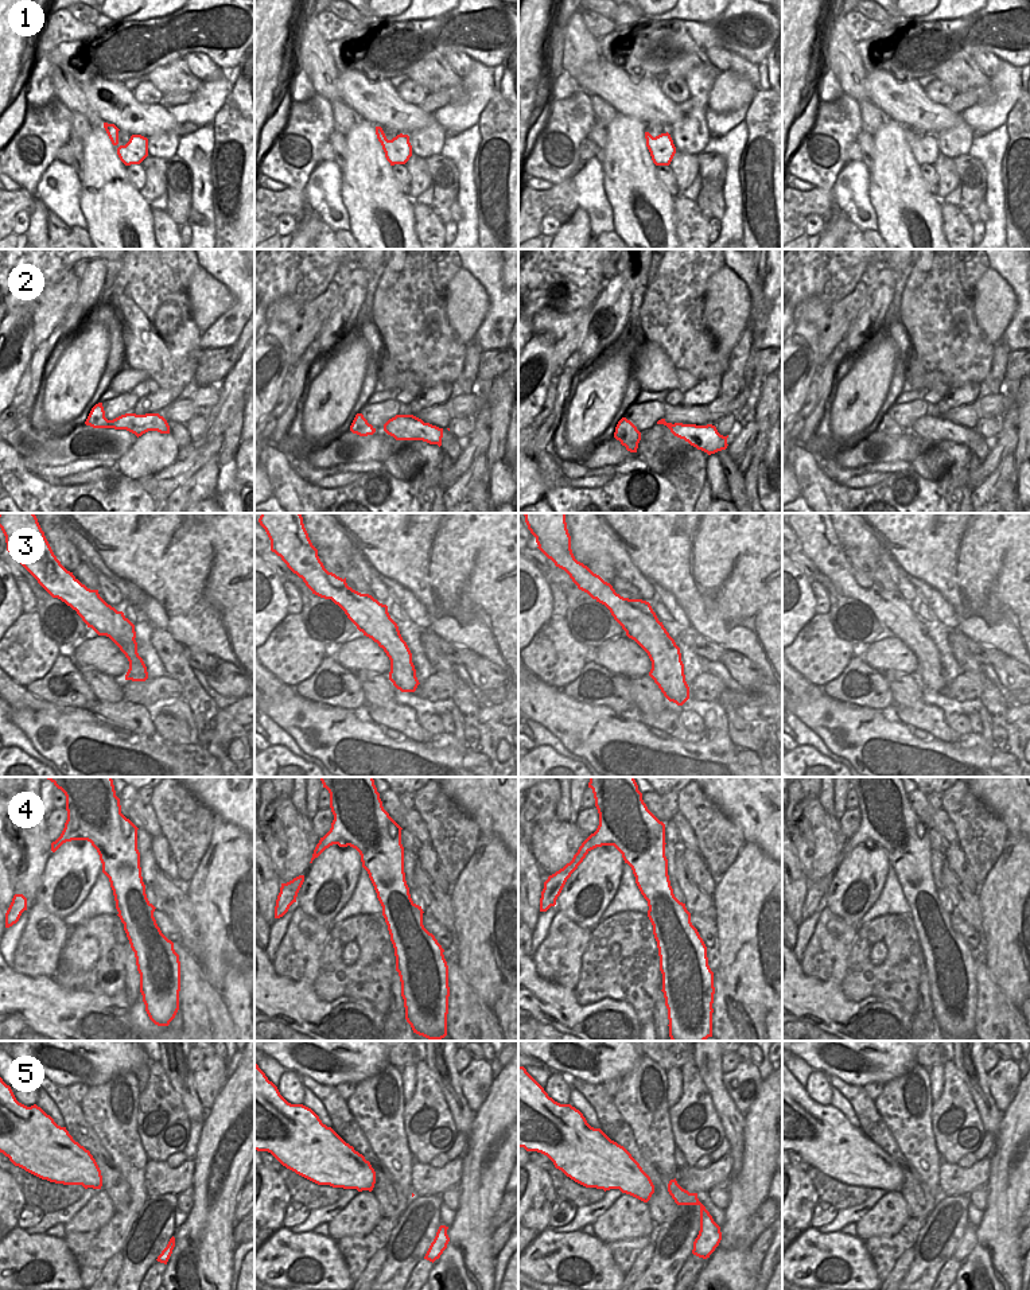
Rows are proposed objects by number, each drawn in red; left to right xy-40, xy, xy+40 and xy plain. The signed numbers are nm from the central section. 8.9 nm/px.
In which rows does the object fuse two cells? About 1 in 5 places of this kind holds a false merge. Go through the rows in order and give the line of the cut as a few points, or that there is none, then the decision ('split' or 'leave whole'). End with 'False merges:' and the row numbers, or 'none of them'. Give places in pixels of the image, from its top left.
1: no cut; leave whole
2: no cut; leave whole
3: no cut; leave whole
4: no cut; leave whole
5: no cut; leave whole
False merges: none of them

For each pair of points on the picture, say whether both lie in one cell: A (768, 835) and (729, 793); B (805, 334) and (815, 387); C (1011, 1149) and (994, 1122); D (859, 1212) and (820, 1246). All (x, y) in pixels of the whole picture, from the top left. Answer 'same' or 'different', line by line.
A: same
B: different
C: different
D: different

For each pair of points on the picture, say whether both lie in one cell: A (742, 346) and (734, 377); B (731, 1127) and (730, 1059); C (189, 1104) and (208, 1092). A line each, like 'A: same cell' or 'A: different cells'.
A: same cell
B: different cells
C: different cells

